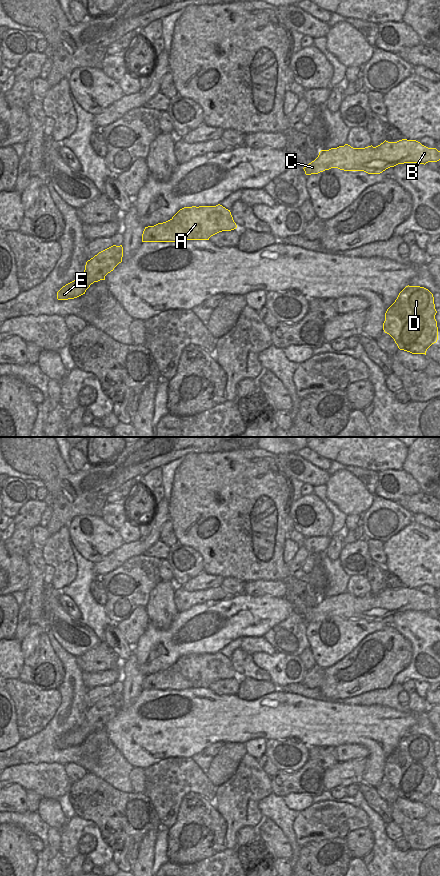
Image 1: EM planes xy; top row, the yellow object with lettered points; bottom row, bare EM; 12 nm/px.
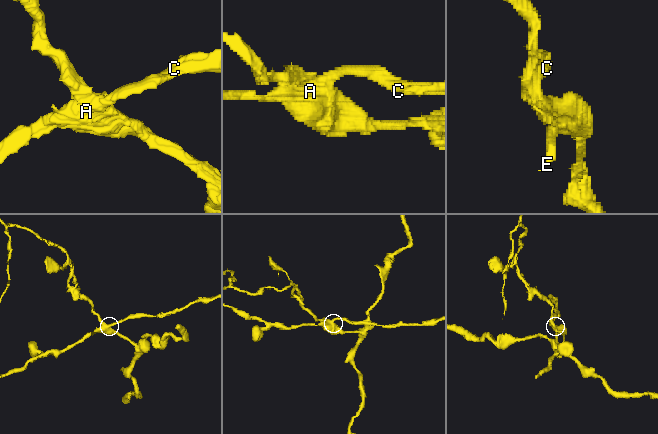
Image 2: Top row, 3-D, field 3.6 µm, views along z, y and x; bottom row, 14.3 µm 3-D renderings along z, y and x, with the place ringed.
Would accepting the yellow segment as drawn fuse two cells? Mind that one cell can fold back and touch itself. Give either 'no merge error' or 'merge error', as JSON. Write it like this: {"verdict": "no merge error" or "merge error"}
{"verdict": "merge error"}

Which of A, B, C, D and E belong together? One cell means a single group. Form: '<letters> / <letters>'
A D / B C E

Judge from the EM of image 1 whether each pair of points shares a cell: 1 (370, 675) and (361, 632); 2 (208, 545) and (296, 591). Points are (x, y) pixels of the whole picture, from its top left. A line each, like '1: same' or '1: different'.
1: different
2: same

